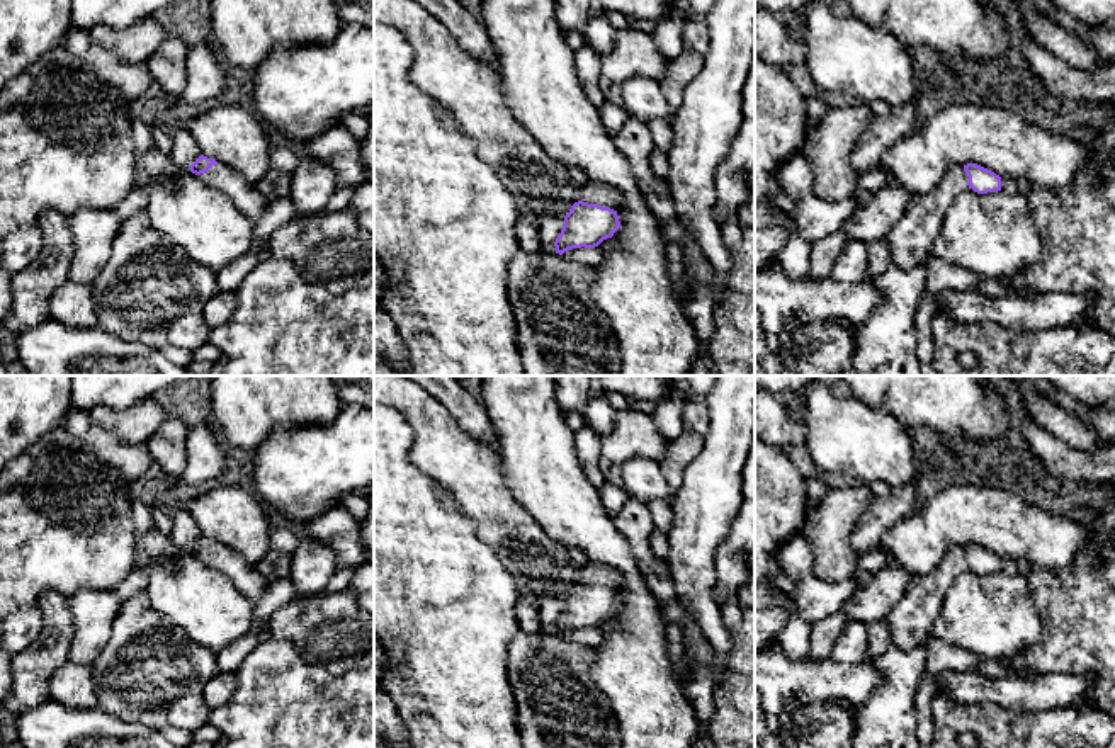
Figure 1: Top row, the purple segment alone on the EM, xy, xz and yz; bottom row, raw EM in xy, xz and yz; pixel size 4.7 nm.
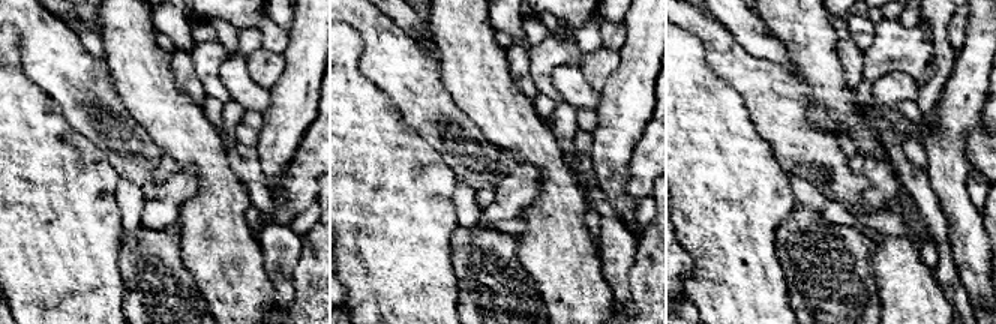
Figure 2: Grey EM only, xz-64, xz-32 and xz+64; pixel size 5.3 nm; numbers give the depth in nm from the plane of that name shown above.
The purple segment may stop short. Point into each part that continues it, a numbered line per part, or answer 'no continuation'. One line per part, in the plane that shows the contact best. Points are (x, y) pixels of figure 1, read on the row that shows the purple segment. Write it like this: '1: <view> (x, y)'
1: xz (594, 192)

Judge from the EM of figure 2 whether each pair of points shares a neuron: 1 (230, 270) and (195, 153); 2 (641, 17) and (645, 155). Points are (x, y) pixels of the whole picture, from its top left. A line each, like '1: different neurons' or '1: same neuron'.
1: same neuron
2: different neurons

